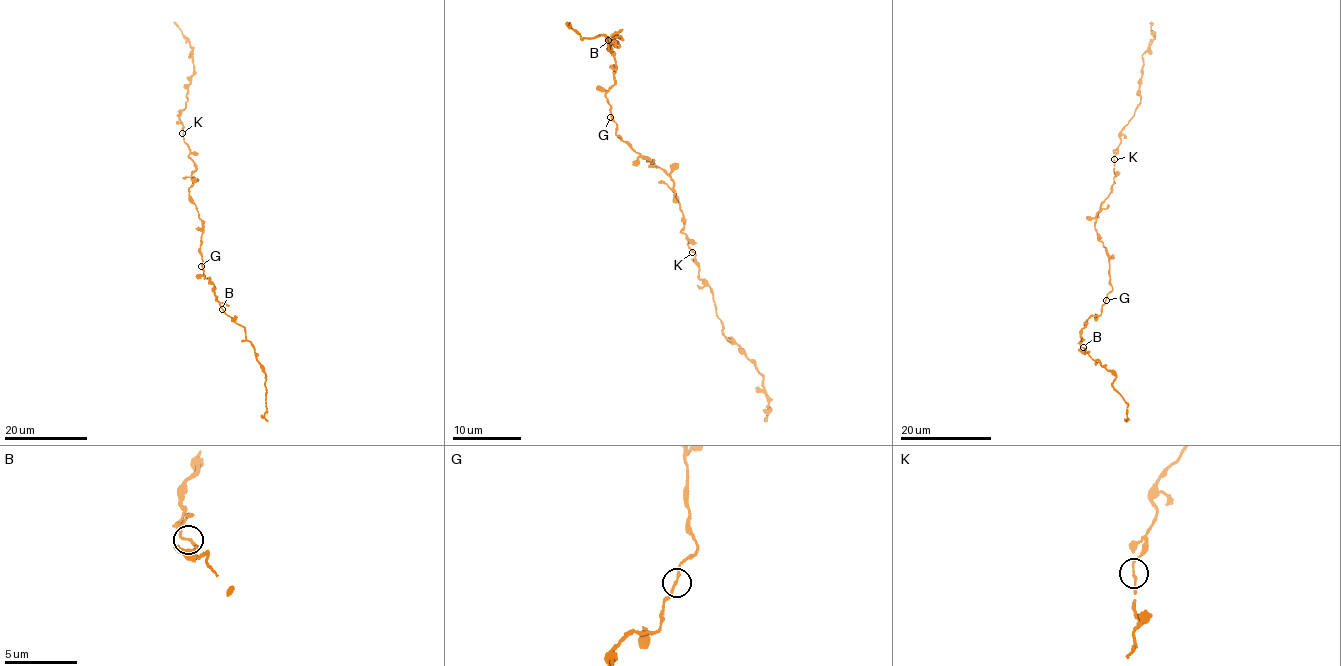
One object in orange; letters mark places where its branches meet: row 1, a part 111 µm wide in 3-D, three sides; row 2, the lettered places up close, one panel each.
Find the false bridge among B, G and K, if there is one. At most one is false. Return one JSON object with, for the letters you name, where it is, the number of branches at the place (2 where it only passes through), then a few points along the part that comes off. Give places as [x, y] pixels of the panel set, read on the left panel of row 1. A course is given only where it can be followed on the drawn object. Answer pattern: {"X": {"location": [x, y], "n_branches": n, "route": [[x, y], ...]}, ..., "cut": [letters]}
{"cut": []}

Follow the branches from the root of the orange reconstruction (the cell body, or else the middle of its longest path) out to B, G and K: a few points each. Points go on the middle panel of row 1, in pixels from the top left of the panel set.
B: (651, 162), (615, 134), (616, 126), (610, 116), (606, 95), (613, 86), (616, 65), (608, 40)
G: (651, 162), (617, 135), (615, 121), (610, 117)
K: (651, 162), (654, 160), (656, 167), (671, 179), (685, 222), (681, 231), (693, 252)

